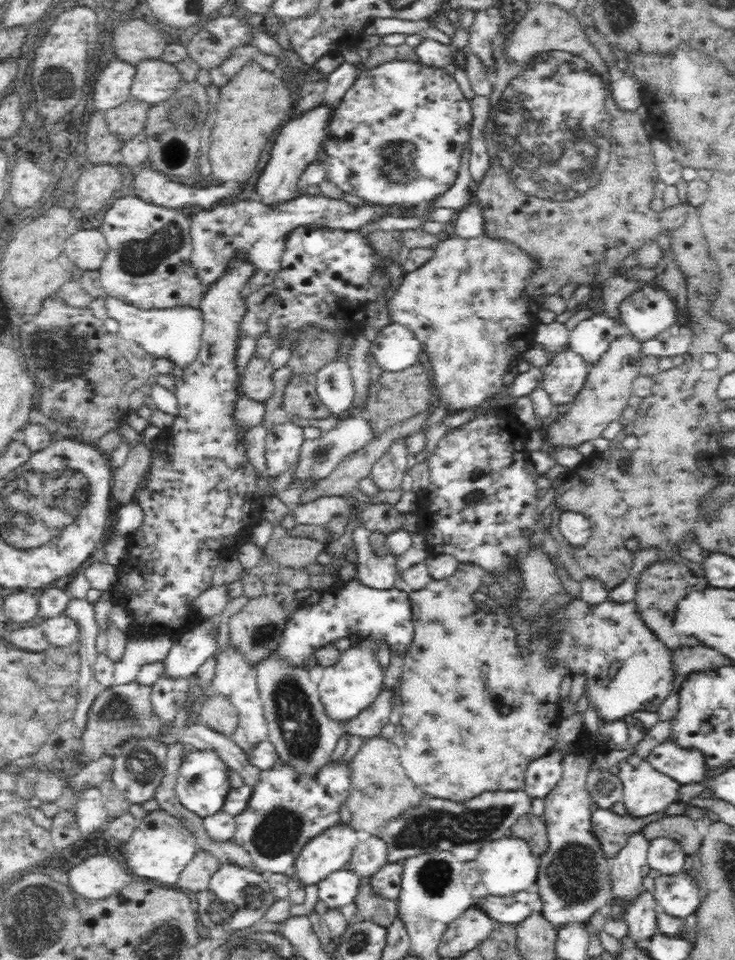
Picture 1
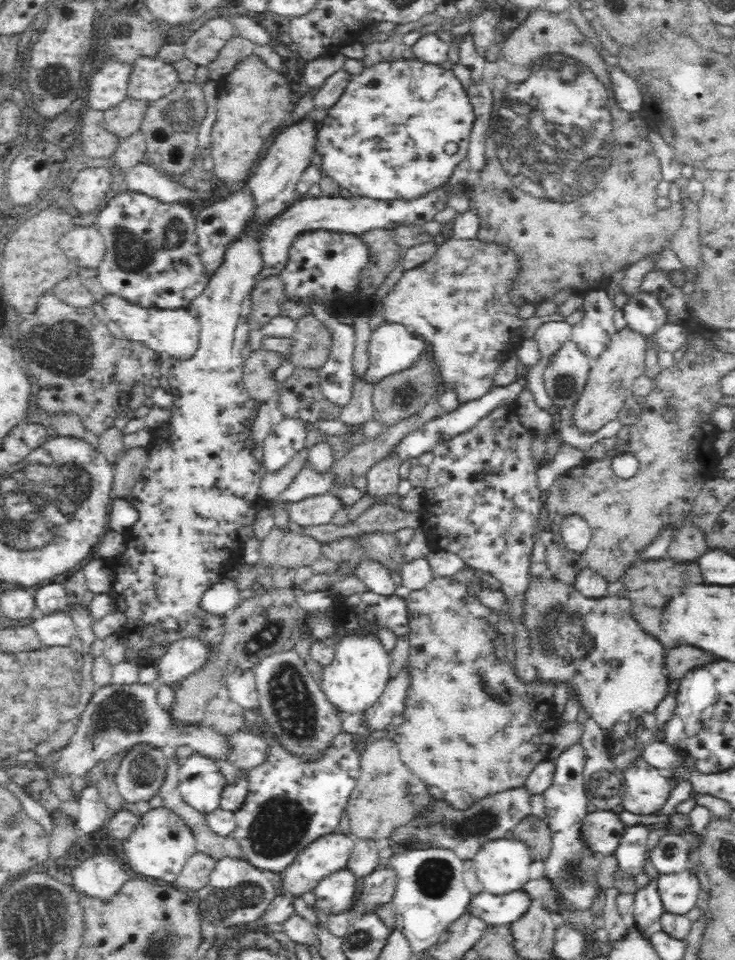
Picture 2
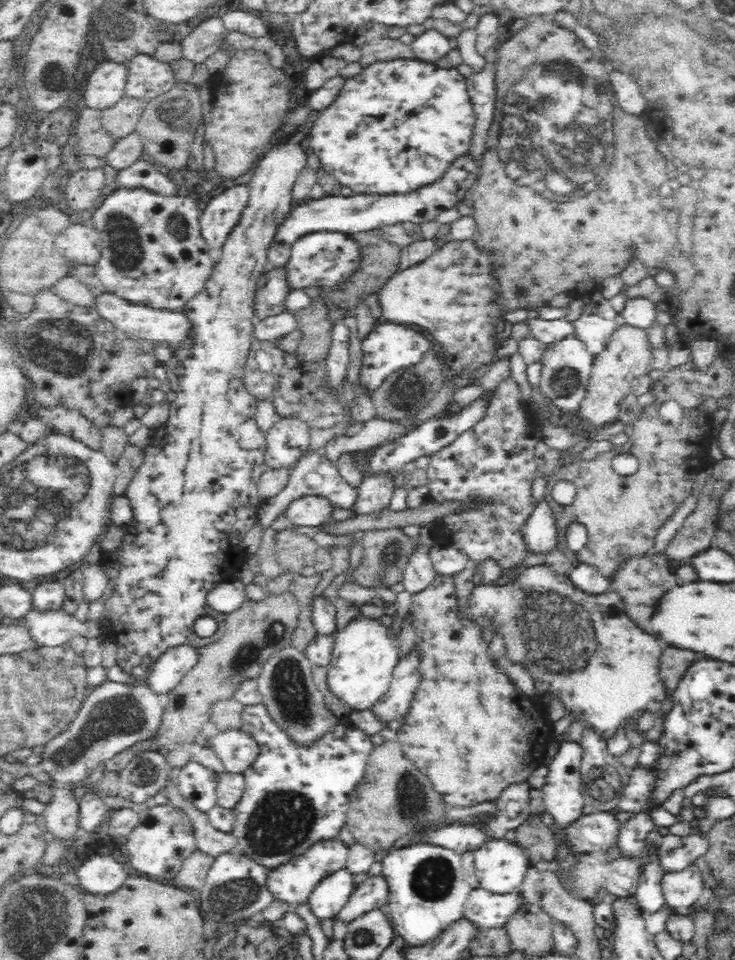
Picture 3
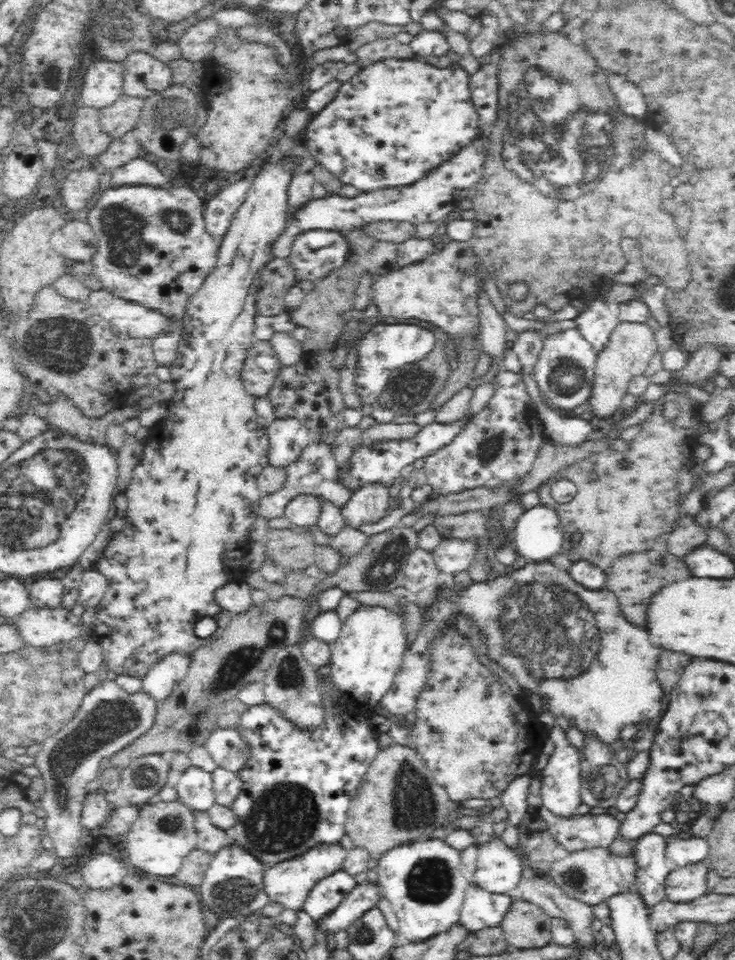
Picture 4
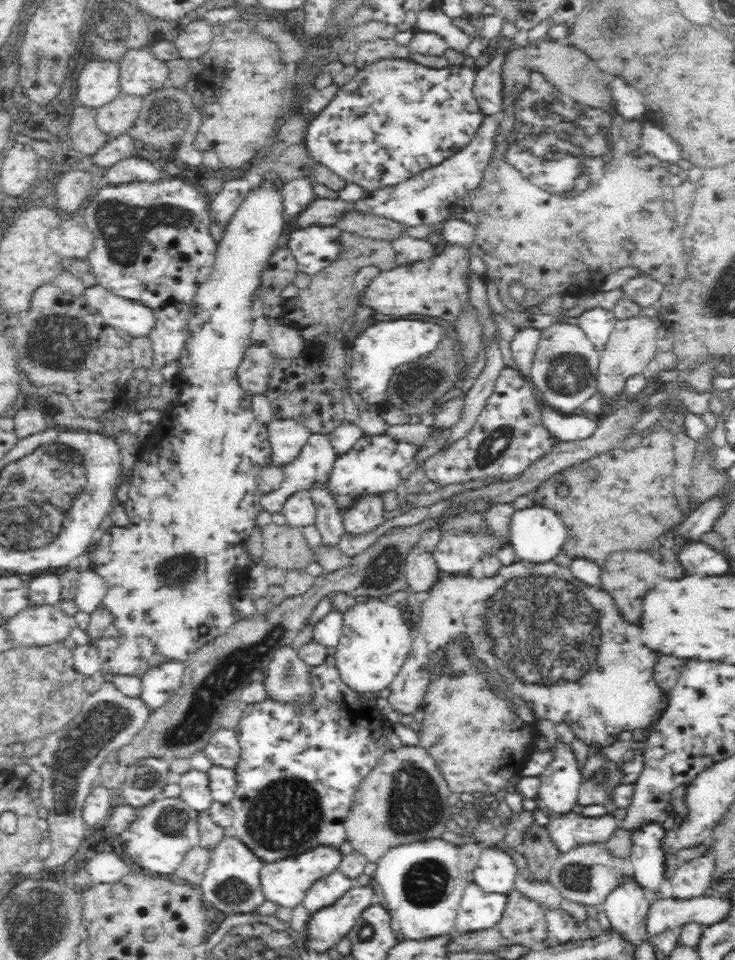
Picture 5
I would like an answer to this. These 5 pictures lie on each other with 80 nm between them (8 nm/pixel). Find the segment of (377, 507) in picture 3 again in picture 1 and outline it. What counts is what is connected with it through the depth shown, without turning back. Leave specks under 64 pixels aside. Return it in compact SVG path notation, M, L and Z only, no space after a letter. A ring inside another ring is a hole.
M404 438L395 440L390 451L373 465L369 477L378 490L388 492L403 486L402 478L408 464L406 448Z

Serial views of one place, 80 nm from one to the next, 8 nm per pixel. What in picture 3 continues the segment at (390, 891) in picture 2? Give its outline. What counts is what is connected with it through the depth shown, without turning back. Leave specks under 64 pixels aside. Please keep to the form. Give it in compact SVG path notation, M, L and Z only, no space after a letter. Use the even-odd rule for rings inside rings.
M368 876L334 917L334 921L352 923L366 912L384 909L387 905L387 885L382 876Z

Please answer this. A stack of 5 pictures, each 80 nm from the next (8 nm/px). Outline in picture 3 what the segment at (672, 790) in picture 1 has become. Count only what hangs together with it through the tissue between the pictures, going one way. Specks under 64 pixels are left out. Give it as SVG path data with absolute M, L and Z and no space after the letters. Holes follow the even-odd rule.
M635 766L630 774L629 782L626 786L622 786L624 792L619 796L617 802L618 808L622 812L633 812L646 810L646 802L650 800L650 790L652 790L652 782L656 780L656 769L653 767L640 768Z

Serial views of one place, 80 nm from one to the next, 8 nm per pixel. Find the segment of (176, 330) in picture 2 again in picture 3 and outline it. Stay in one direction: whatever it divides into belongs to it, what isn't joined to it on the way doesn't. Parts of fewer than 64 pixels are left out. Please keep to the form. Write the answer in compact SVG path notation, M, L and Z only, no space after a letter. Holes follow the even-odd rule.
M105 291L99 296L95 296L94 300L96 310L105 322L110 322L122 330L130 339L142 339L156 344L162 341L170 341L171 350L176 350L177 346L185 339L186 333L190 328L190 321L186 318L183 312L170 312L168 310L160 310L150 308L146 305L131 303L127 300L122 300L122 297Z

